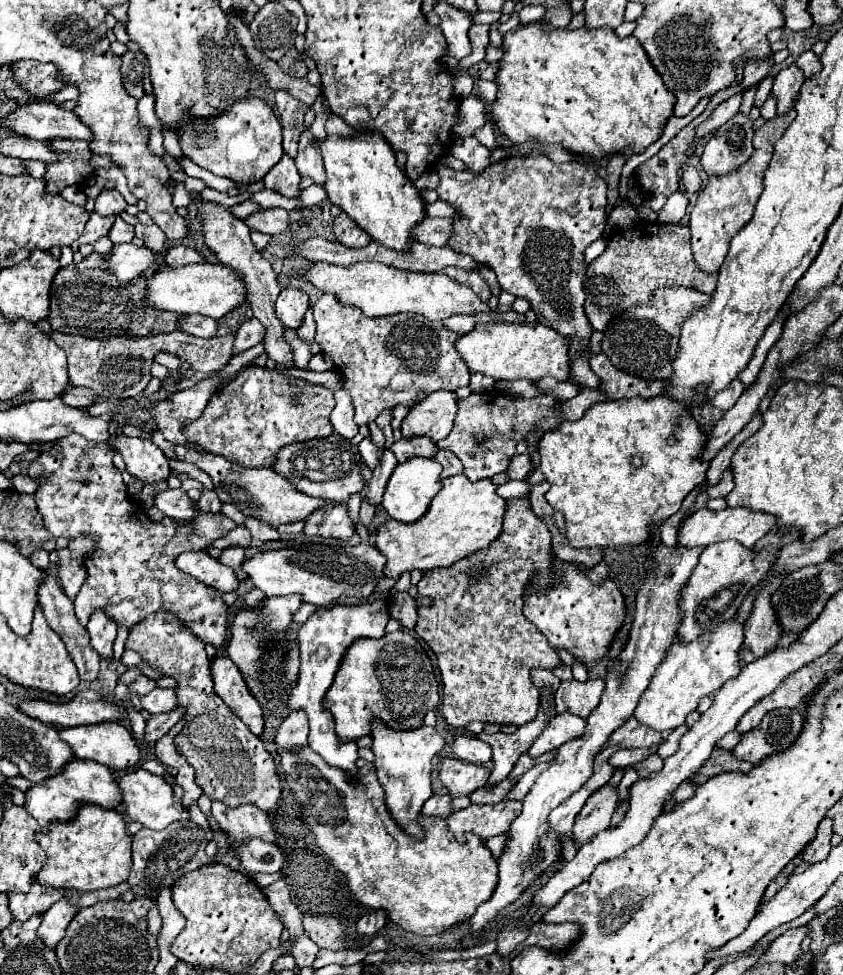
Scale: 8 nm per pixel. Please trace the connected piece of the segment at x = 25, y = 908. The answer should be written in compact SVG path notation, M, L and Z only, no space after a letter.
M35 879L31 881L31 889L27 893L9 891L9 909L15 919L25 921L33 913L43 913L51 903L55 903L65 893L61 889L43 889Z

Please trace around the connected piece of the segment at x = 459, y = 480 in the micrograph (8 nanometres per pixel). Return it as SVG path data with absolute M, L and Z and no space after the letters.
M465 475L447 477L443 489L431 501L427 513L413 521L401 523L393 517L387 517L375 529L375 547L381 555L387 557L385 577L399 579L405 571L429 571L435 567L449 567L457 559L471 555L487 547L499 533L505 515L505 499L495 493L495 485L489 479L469 481Z

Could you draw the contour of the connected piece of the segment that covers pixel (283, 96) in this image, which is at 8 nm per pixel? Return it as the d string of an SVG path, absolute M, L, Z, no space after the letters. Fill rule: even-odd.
M277 89L275 91L277 97L277 109L279 109L279 121L283 123L283 149L285 153L289 153L291 157L297 155L297 143L299 143L299 135L305 131L303 125L303 115L309 109L309 105L305 105L303 101L295 99L289 91L285 89Z

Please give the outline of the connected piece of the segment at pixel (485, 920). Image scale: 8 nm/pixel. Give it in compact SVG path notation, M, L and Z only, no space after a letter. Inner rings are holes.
M659 545L659 549L655 551L655 570L646 578L637 593L635 619L623 649L625 663L621 663L621 671L617 671L617 675L605 677L601 703L597 705L593 715L587 717L585 733L579 739L573 739L559 747L555 763L551 763L551 767L531 787L529 795L521 801L523 811L509 829L509 847L499 861L497 889L491 899L479 905L477 913L469 919L471 937L479 937L501 909L521 897L521 887L525 887L525 883L531 883L537 875L541 875L541 871L545 871L545 867L549 867L549 863L553 863L553 859L557 859L557 839L553 839L553 835L547 837L547 815L591 777L593 759L601 751L609 733L613 733L633 715L643 691L651 683L651 677L655 675L657 667L665 659L667 649L673 643L673 631L677 629L677 591L681 591L681 587L687 583L699 555L701 551L685 551L685 547L669 549L665 545Z

